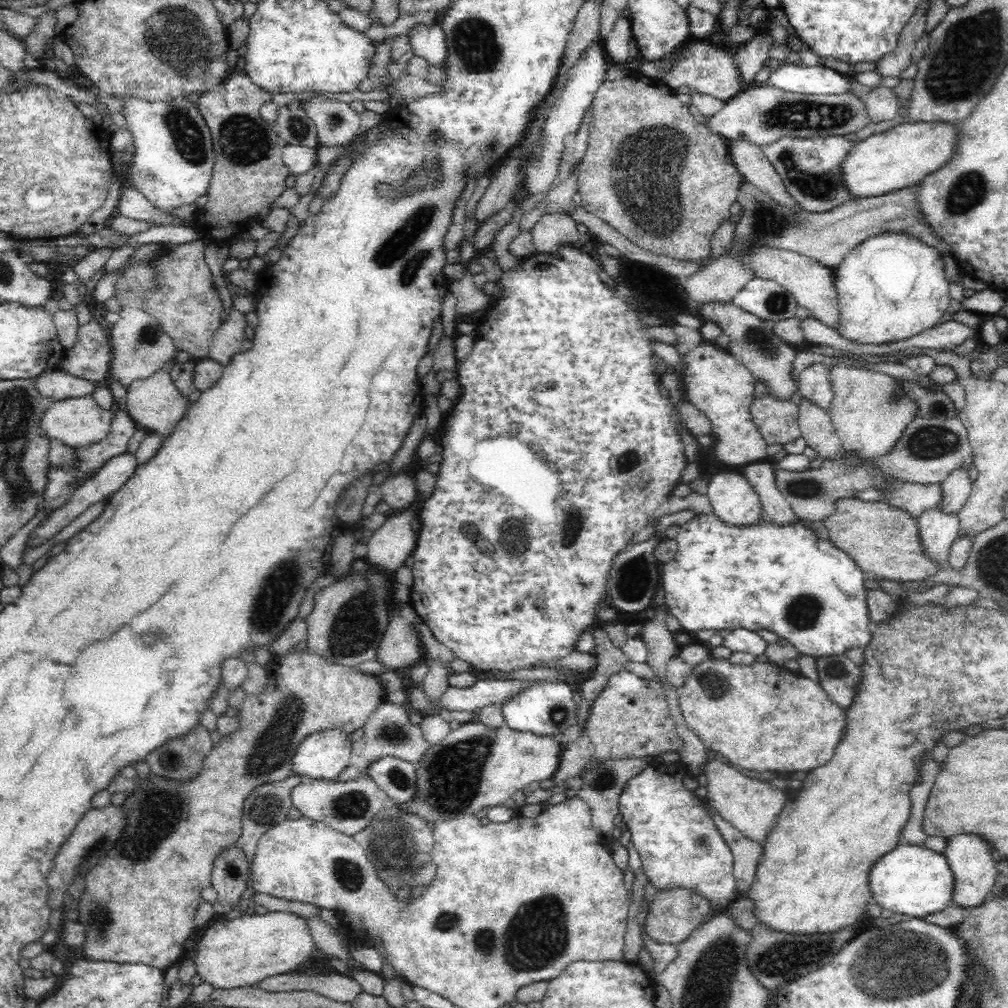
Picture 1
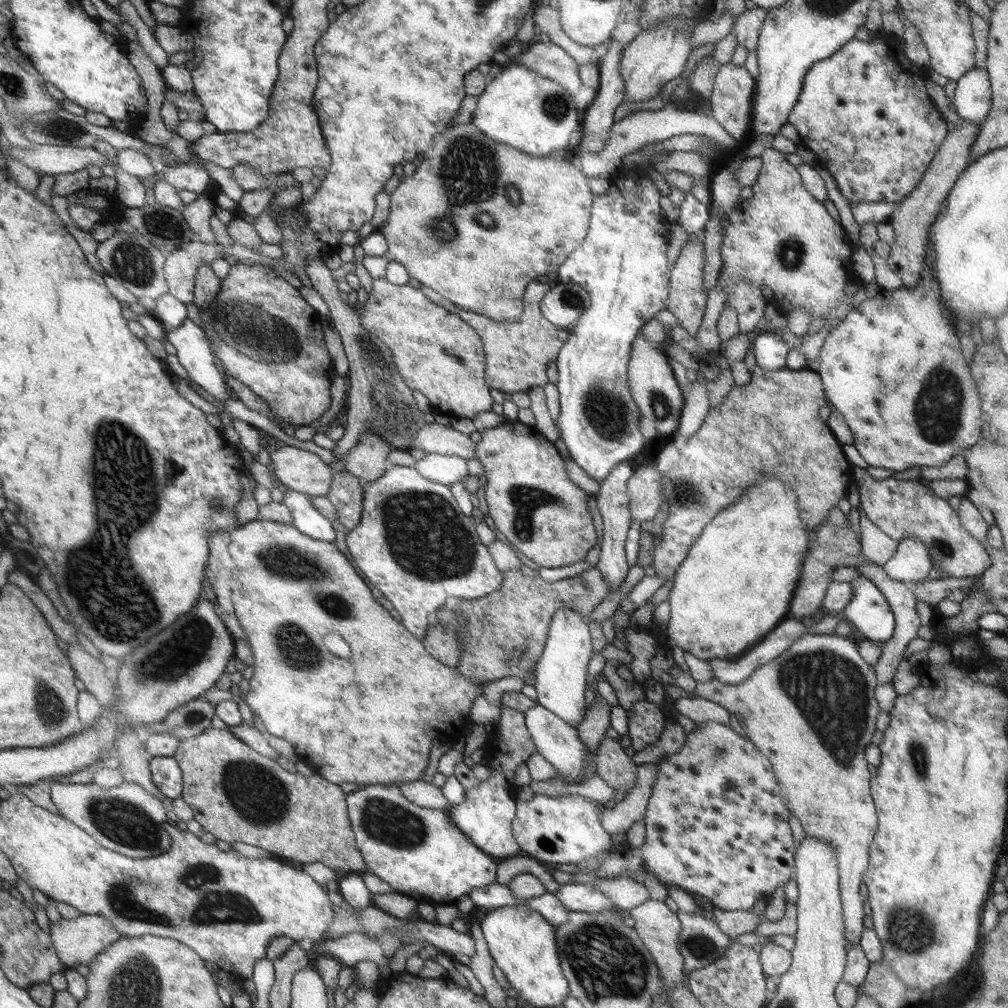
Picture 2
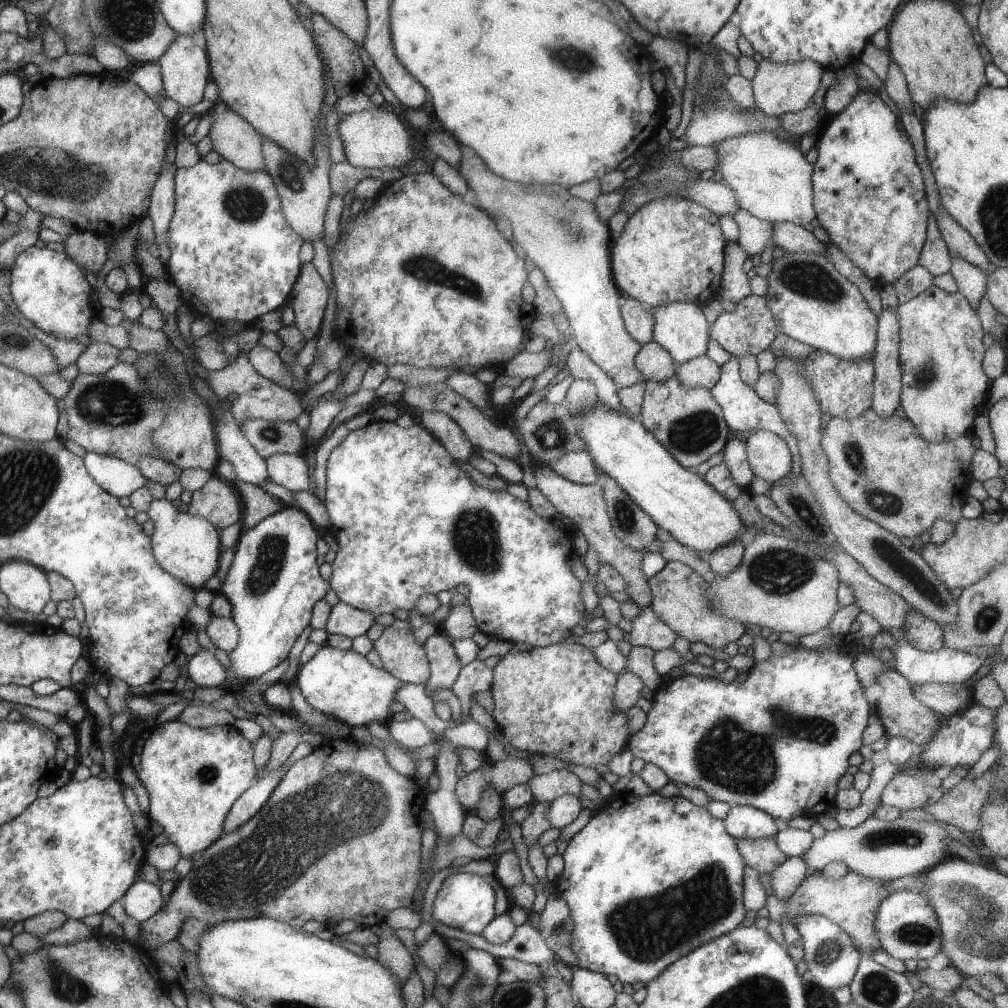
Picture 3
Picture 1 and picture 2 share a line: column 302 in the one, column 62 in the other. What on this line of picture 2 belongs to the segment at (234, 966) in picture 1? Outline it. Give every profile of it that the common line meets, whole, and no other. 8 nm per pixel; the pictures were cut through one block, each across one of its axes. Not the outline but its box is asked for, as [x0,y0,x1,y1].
[52,915,123,968]

